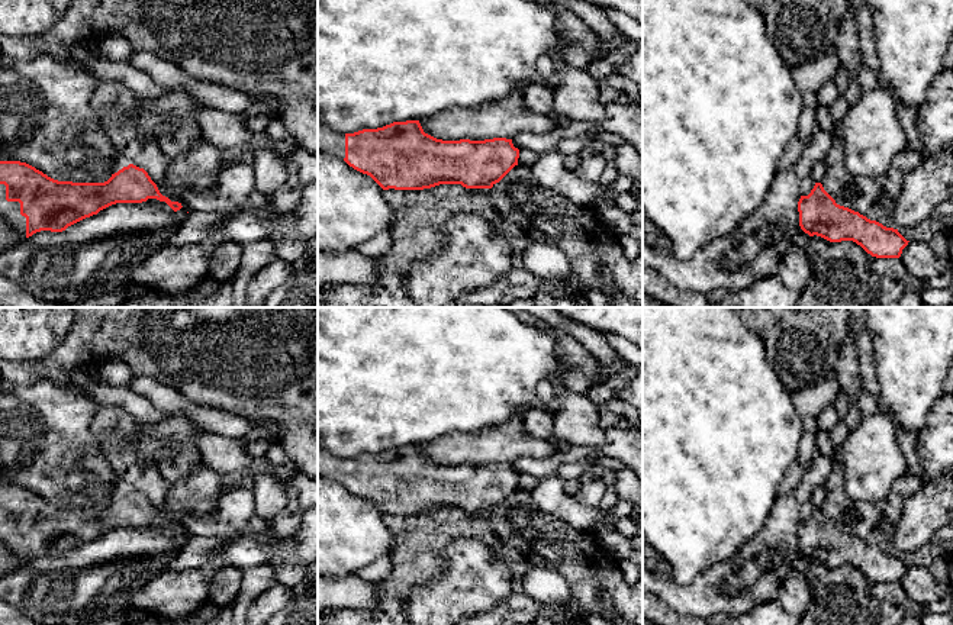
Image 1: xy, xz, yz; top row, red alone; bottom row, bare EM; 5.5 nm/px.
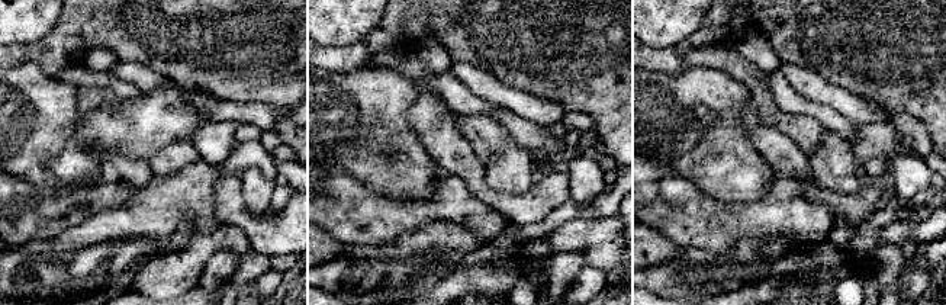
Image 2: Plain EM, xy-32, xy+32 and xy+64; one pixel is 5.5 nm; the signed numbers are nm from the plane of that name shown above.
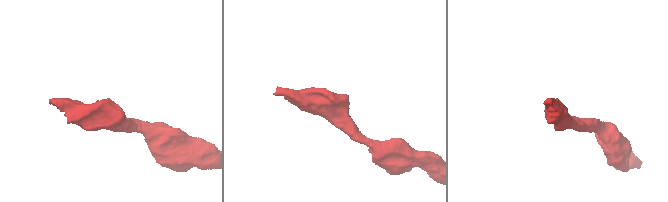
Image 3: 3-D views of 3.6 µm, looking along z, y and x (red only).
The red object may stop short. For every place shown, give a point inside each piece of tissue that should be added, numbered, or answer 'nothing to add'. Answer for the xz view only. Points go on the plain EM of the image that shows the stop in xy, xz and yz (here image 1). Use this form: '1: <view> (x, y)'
1: xz (329, 466)

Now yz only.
nothing to add

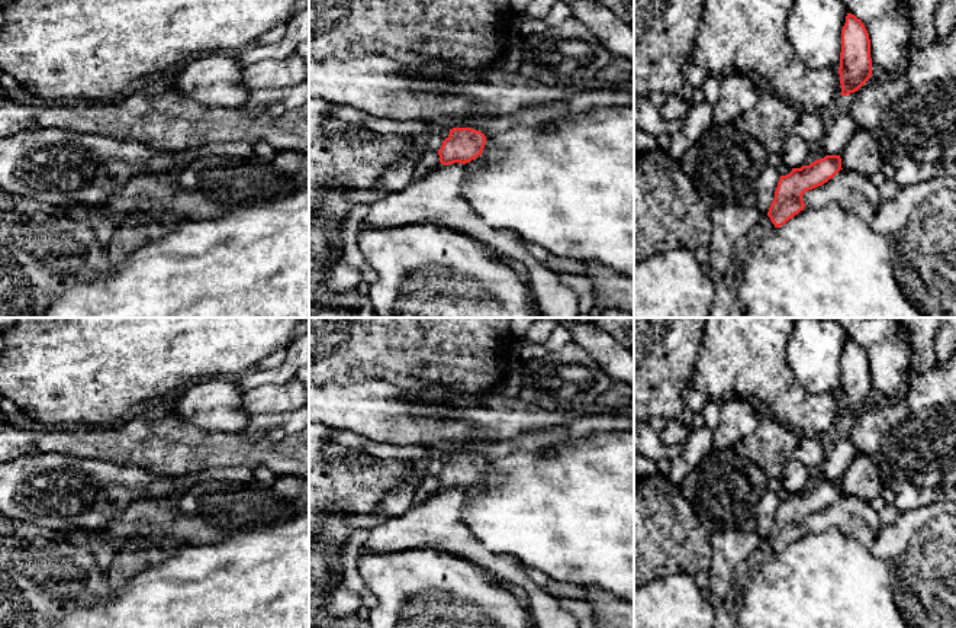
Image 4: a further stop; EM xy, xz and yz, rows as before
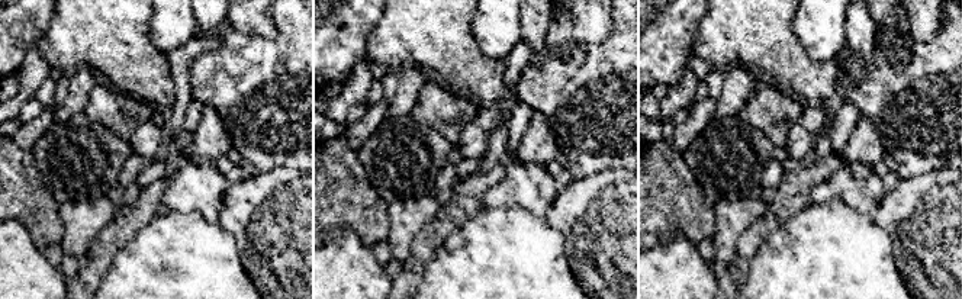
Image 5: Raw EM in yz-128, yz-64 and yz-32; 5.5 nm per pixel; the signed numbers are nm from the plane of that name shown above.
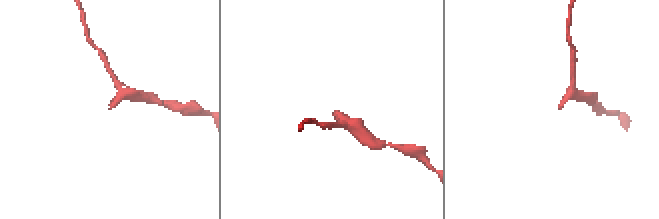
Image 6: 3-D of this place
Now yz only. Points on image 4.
1: yz (726, 615)

